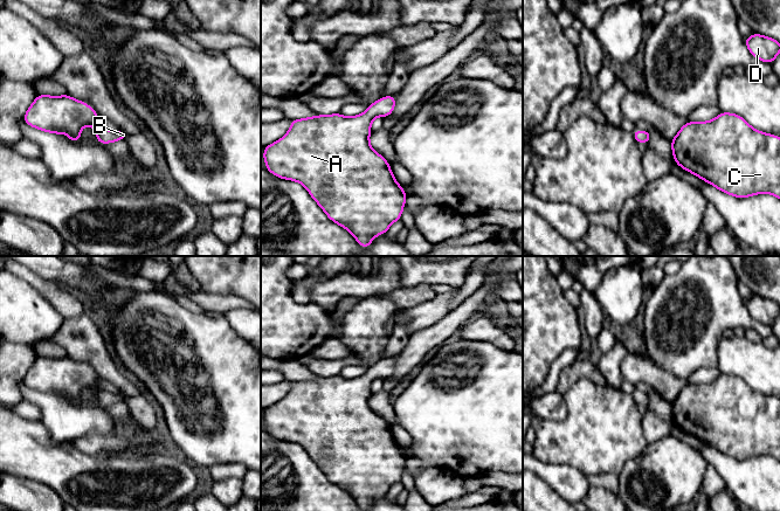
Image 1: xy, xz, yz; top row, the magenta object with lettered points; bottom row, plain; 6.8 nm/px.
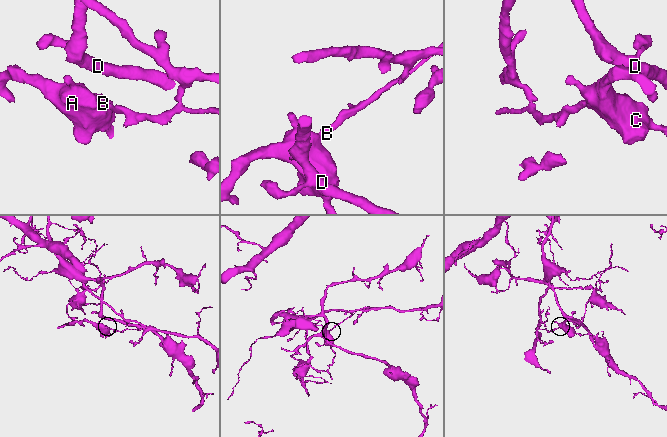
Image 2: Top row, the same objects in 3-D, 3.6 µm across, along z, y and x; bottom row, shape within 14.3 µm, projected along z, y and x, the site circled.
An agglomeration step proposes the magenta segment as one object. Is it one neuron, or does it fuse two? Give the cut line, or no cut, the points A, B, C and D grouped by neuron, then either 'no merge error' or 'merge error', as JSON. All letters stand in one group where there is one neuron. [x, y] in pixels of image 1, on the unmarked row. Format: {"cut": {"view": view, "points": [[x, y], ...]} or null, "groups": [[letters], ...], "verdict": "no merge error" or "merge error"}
{"cut": null, "groups": [["A", "B", "C", "D"]], "verdict": "no merge error"}

